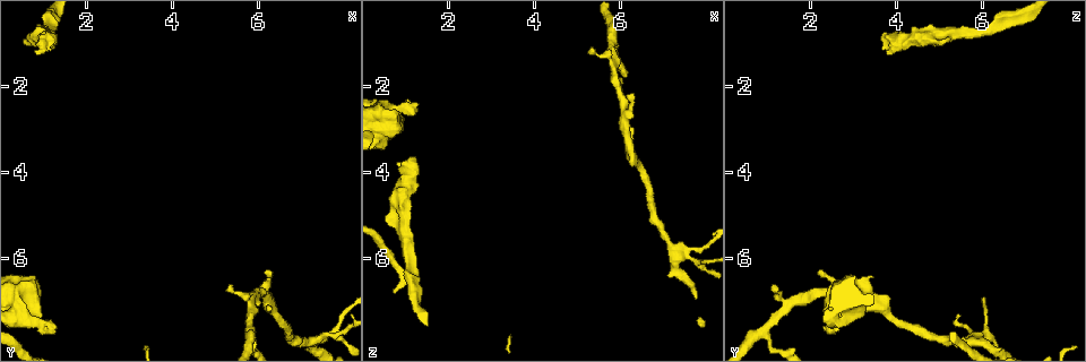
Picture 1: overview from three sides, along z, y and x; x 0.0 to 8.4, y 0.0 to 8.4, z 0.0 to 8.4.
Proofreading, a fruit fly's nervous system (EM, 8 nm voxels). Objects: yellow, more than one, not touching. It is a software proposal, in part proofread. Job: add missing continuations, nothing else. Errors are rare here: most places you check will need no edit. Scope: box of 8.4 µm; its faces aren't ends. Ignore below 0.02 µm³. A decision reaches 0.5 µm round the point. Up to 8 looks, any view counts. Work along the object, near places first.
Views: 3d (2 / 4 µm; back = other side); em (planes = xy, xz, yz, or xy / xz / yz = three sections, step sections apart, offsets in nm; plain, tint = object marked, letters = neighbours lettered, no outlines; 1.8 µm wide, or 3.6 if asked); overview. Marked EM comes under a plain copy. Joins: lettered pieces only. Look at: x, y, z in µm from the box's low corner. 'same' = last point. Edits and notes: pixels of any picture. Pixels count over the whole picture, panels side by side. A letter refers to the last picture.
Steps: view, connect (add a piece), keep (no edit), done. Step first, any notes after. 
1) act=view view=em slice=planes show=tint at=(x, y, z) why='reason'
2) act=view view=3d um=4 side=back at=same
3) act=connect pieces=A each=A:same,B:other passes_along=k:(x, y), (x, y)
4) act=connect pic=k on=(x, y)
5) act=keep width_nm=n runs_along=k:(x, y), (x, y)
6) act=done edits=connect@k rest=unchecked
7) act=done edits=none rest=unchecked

act=view view=em slice=planes show=letters at=(6.20, 7.20, 2.95) why='free end'

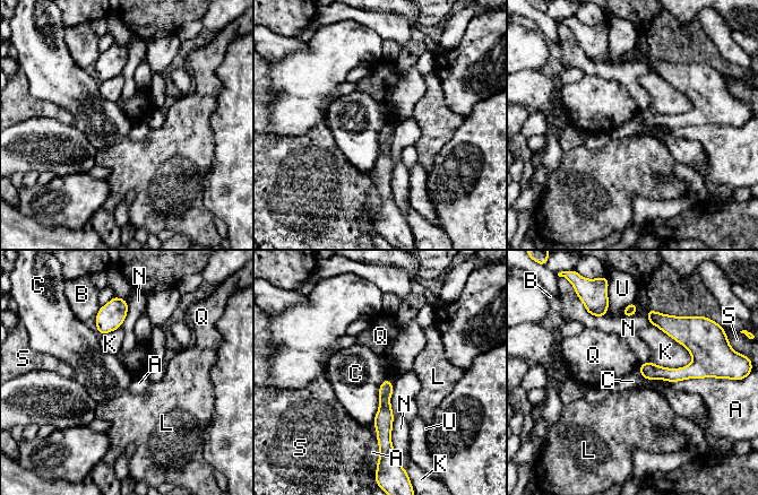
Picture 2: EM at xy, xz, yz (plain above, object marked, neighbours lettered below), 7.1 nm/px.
act=keep width_nm=110 each=A:other,B:other,C:other,K:other,L:other,N:other,Q:other,S:other,U:other found='none of them fits'

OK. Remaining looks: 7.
act=view view=em slice=planes show=letters at=(1.30, 7.70, 2.50)

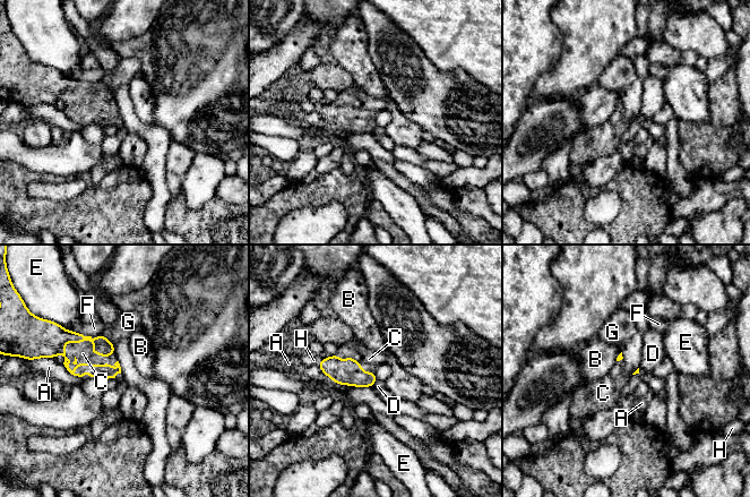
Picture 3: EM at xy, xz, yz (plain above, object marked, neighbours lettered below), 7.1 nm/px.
act=connect pieces=C longest_contact=C:460nm each=A:other,B:other,C:same,D:other,E:other,F:other,G:other,H:other found='the cell continues'

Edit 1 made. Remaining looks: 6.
act=view view=em slice=planes show=letters at=(0.50, 0.95, 5.15) why='an open end'

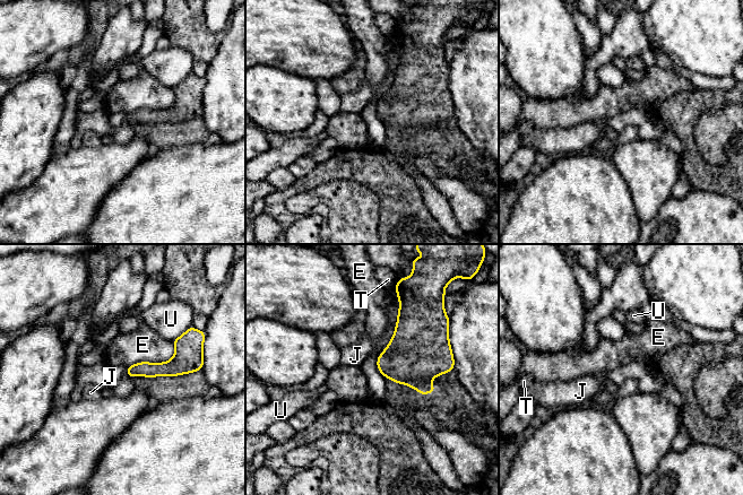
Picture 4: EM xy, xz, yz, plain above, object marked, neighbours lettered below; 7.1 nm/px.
act=keep each=E:other,J:other,T:other,U:other found='none of them fits'

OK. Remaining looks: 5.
act=done edits=connect@3 rest=unchecked

